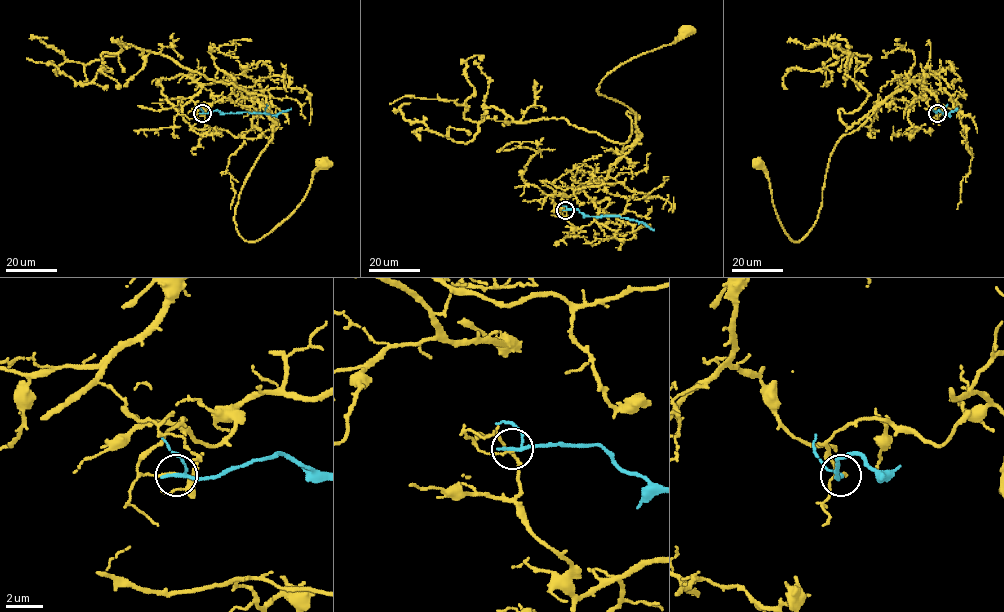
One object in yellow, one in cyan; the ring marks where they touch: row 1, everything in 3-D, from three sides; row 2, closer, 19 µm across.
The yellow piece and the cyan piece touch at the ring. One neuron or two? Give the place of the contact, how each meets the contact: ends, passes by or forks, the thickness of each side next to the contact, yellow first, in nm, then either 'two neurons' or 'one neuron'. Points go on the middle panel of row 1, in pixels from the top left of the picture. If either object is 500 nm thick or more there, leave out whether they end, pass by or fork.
place (565, 210); yellow ends; cyan passes by; calibres 100 and 180 nm; two neurons

